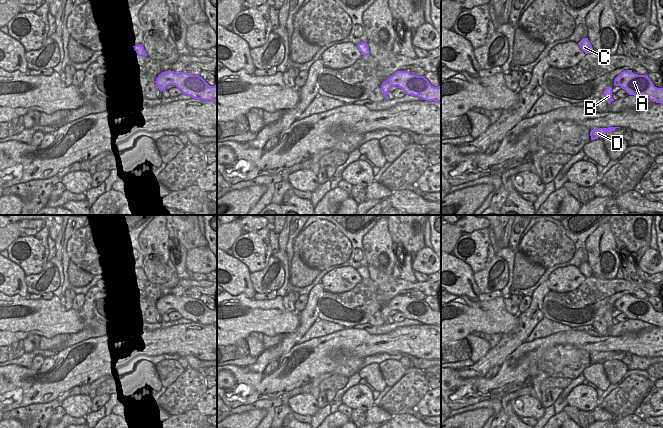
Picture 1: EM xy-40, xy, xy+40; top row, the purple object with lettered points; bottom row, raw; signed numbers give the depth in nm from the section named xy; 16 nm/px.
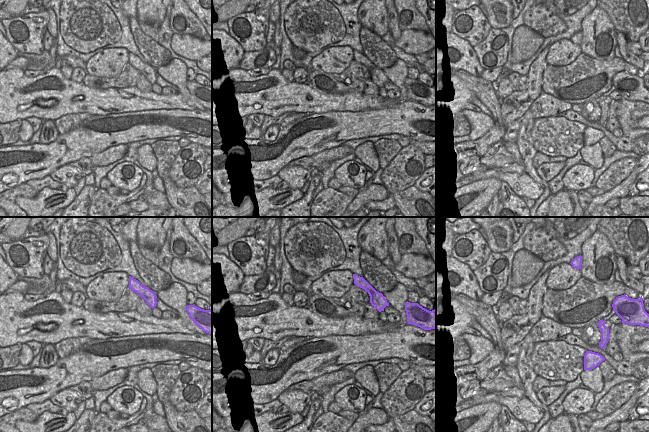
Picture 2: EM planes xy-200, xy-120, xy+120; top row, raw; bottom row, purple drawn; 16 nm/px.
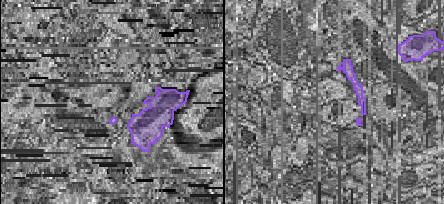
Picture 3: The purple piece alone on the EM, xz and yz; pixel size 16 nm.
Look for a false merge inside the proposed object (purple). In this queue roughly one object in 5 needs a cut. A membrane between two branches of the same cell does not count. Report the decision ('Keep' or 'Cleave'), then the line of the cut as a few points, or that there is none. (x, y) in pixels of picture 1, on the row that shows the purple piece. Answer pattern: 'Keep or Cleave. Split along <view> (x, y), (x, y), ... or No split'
Keep. No split

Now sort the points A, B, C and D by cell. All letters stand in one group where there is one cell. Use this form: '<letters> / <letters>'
A B C D

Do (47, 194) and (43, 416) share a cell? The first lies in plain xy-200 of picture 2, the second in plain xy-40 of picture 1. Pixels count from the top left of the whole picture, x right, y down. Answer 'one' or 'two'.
one

